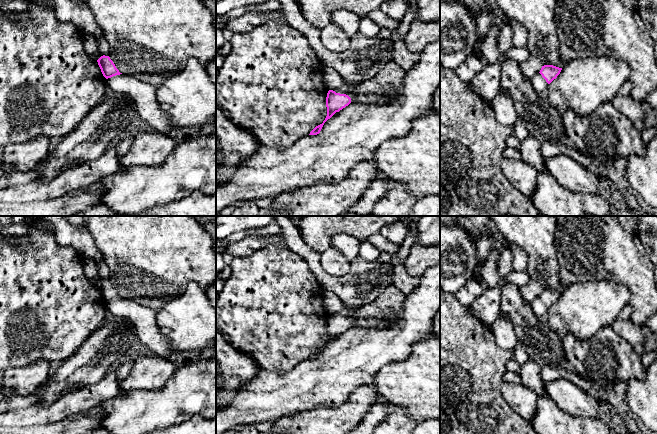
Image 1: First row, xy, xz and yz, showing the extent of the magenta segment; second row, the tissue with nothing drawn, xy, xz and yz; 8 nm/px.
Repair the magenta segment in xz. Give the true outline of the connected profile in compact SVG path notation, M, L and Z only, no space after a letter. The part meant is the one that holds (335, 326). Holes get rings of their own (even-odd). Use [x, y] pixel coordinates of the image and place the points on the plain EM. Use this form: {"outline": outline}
{"outline": "M348 311L336 312L329 314L326 321L327 340L322 348L316 350L309 359L317 359L320 357L324 347L330 343L336 336L339 336L351 327L354 320L352 313Z"}

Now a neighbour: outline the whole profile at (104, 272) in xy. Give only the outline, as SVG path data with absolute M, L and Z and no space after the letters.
M96 262L98 265L98 272L101 277L101 280L108 280L110 277L110 270L104 262Z

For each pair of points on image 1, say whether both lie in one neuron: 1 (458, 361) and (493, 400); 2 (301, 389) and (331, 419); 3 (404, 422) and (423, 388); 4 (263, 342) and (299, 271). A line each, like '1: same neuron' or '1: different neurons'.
1: same neuron
2: different neurons
3: different neurons
4: same neuron

